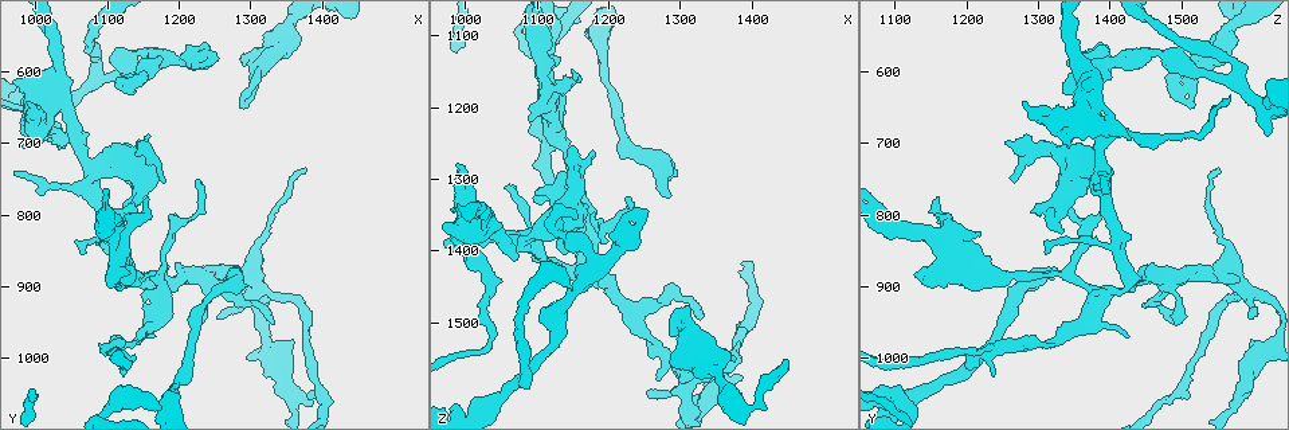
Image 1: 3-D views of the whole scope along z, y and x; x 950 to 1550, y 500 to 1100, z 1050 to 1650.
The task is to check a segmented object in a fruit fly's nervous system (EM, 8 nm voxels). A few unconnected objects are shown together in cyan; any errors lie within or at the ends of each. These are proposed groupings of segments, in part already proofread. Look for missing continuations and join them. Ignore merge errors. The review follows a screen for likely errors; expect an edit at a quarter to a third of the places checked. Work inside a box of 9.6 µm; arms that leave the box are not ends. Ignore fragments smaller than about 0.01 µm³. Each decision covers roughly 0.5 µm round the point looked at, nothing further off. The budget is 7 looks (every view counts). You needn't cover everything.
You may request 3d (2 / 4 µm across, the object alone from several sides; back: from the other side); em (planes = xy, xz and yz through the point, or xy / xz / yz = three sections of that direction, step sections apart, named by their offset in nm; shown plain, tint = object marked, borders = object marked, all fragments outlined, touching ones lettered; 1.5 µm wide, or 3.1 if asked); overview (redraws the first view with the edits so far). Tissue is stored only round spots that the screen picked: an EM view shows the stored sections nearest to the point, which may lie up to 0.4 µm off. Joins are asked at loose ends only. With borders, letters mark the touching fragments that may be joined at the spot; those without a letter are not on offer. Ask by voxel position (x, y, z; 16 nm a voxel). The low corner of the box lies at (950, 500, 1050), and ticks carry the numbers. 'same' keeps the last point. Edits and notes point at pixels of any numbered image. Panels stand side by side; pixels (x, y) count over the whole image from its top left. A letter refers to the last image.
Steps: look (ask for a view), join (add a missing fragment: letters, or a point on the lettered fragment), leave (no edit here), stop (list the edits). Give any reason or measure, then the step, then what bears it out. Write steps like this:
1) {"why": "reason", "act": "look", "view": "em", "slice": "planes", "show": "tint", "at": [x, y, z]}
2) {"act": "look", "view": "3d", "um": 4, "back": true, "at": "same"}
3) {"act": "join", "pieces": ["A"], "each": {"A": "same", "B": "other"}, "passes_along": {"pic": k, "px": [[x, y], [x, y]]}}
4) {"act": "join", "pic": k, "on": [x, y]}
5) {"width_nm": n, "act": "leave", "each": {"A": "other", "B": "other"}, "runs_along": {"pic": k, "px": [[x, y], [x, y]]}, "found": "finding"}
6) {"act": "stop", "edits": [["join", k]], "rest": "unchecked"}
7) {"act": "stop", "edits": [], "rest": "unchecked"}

{"why": "free end", "act": "look", "view": "3d", "um": 4, "at": [1255, 945, 1595]}

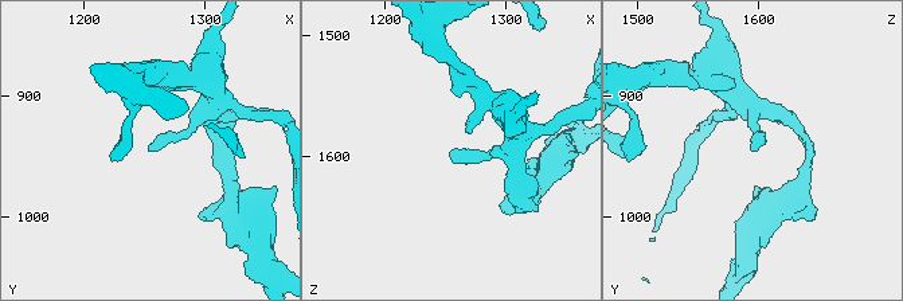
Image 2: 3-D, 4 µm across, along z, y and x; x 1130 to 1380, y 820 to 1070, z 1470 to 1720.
{"why": "shape alone is not enough", "act": "look", "view": "em", "slice": "planes", "show": "borders", "at": [1256, 944, 1602]}

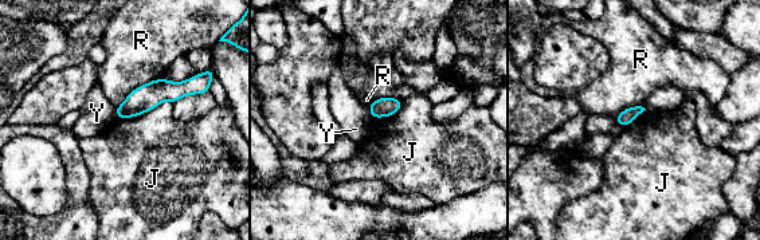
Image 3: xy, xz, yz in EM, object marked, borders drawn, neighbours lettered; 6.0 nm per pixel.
{"act": "leave", "each": {"J": "other", "R": "other", "Y": "other"}, "border": {"pic": 3, "px": [[172, 102], [116, 118]]}, "found": "no lettered fragment goes on from it"}

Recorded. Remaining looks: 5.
{"why": "free end", "act": "look", "view": "3d", "um": 4, "at": [1165, 970, 1425]}

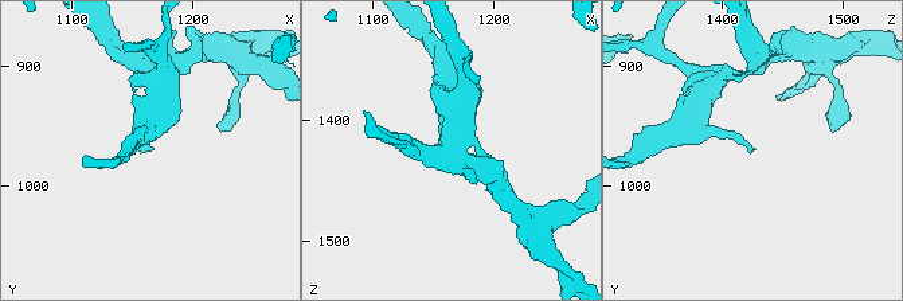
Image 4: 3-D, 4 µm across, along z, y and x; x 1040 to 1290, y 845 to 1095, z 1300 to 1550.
{"act": "look", "view": "em", "slice": "planes", "show": "tint", "at": [1166, 970, 1424]}

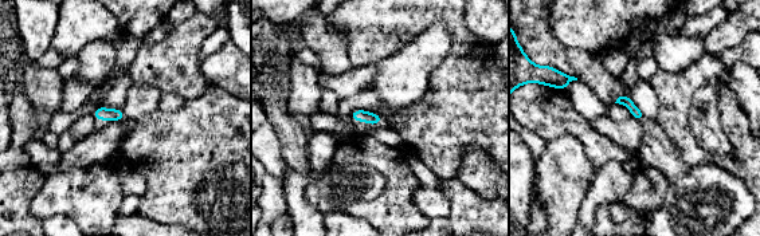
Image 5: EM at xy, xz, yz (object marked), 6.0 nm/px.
{"act": "look", "view": "em", "slice": "planes", "show": "borders", "at": "same"}

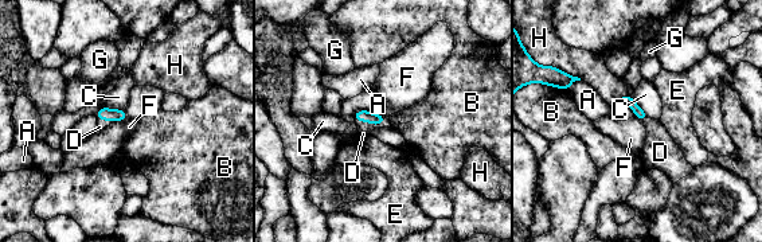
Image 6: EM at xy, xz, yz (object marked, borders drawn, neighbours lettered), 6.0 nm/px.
{"act": "join", "pieces": ["D"], "each": {"A": "other", "B": "other", "C": "other", "D": "same", "E": "other", "F": "other", "G": "other", "H": "other"}, "passes_along": {"pic": 6, "px": [[366, 116], [370, 123], [364, 128]]}, "found": "it goes on there"}

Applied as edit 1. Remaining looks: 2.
{"act": "look", "view": "3d", "um": 2, "at": [1330, 950, 1495]}

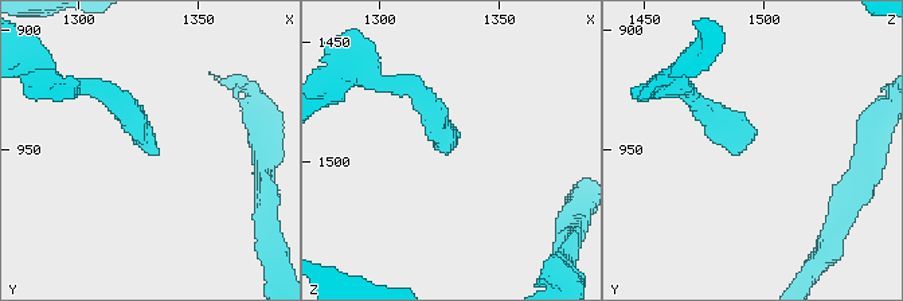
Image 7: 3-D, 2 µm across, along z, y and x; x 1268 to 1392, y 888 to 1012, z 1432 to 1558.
{"why": "need the tissue", "act": "look", "view": "em", "slice": "planes", "show": "borders", "at": [1333, 951, 1490]}

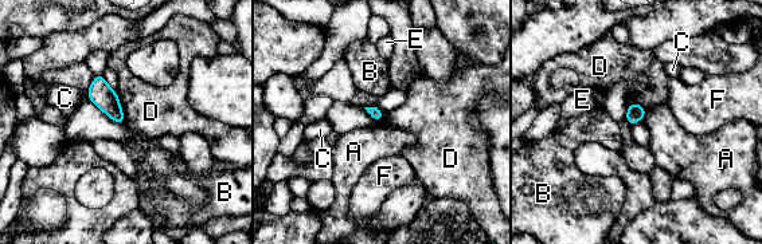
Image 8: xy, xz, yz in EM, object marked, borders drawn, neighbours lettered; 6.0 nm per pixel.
{"act": "leave", "each": {"A": "other", "B": "other", "C": "other", "D": "other", "E": "other", "F": "other"}, "border": {"pic": 8, "px": [[114, 90], [125, 122]]}, "found": "none of them fits"}

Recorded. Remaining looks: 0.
{"act": "stop", "edits": [["join", 6]], "rest": "unchecked"}

